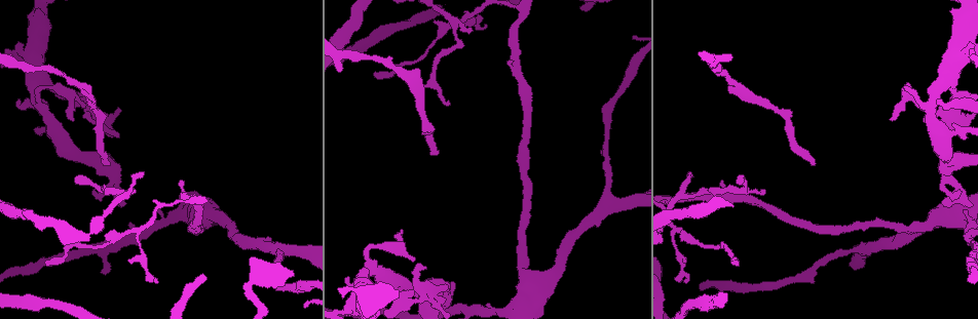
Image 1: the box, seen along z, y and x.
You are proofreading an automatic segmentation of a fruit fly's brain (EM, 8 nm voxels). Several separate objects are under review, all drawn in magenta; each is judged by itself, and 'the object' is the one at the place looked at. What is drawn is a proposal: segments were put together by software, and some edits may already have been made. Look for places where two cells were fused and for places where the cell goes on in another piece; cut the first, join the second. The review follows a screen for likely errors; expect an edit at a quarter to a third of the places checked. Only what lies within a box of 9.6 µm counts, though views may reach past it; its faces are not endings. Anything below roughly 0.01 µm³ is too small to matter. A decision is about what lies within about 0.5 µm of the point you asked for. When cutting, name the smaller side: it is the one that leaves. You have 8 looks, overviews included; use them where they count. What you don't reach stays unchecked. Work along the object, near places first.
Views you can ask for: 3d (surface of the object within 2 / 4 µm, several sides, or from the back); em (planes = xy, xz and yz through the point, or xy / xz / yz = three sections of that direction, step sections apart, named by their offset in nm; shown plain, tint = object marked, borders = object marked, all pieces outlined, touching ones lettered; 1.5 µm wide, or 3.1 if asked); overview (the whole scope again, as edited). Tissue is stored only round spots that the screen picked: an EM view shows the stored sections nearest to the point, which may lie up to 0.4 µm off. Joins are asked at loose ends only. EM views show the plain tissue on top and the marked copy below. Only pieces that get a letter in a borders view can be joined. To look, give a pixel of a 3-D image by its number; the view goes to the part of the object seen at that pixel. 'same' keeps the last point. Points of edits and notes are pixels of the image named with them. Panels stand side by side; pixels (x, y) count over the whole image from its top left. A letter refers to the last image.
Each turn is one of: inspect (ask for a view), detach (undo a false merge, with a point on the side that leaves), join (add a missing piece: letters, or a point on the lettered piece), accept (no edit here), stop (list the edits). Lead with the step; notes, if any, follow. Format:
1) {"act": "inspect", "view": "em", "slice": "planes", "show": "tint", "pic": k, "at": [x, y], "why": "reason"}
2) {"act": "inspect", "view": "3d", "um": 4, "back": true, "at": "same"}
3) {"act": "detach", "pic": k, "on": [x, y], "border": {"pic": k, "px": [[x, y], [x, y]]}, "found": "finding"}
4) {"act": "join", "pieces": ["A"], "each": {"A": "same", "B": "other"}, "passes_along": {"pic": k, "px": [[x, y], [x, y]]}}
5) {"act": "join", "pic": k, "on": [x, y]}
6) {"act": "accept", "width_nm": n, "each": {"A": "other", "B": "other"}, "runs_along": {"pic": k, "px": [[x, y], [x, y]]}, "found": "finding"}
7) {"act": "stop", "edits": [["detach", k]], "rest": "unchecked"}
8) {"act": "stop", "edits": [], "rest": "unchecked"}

{"act": "inspect", "view": "em", "slice": "xz", "step": 8, "show": "tint", "pic": 1, "at": [45, 264], "why": "free end"}

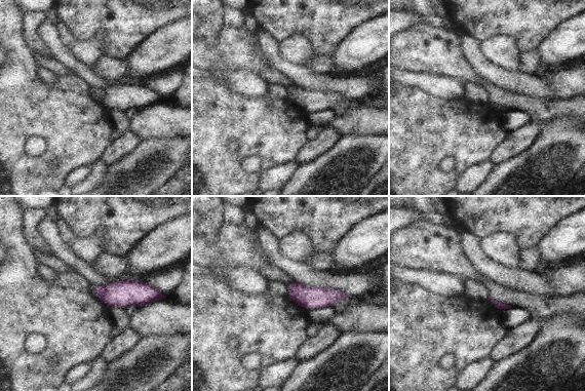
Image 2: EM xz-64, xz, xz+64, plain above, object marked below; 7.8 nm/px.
{"act": "inspect", "view": "em", "slice": "planes", "show": "borders", "at": "same"}

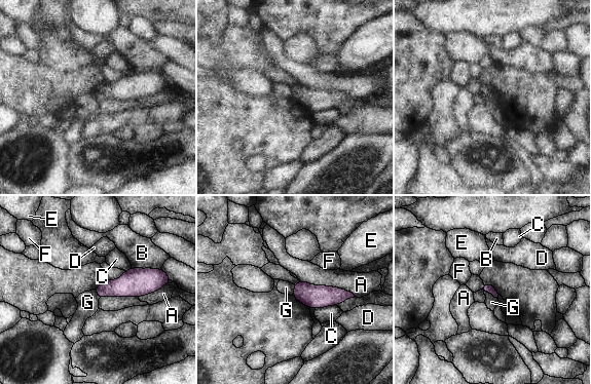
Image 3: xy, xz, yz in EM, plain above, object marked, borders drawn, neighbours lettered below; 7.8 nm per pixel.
{"act": "accept", "each": {"A": "other", "B": "other", "C": "other", "D": "other", "E": "other", "F": "other", "G": "other"}, "border": {"pic": 3, "px": [[484, 292], [488, 292], [496, 298]]}, "found": "none of them fits"}

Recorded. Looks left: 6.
{"act": "inspect", "view": "em", "slice": "yz", "step": 4, "show": "tint", "pic": 1, "at": [448, 105], "why": "free end"}

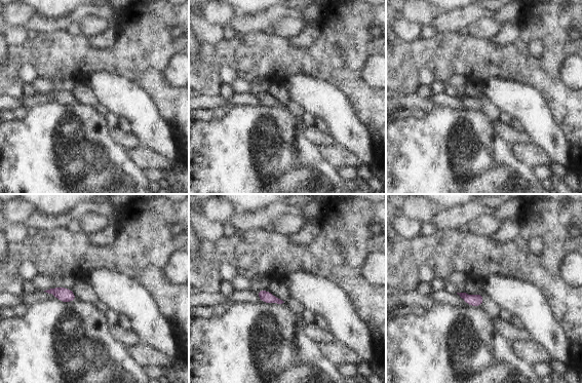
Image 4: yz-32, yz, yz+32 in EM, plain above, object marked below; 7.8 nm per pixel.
{"act": "inspect", "view": "em", "slice": "xy", "step": 8, "show": "borders", "at": "same"}

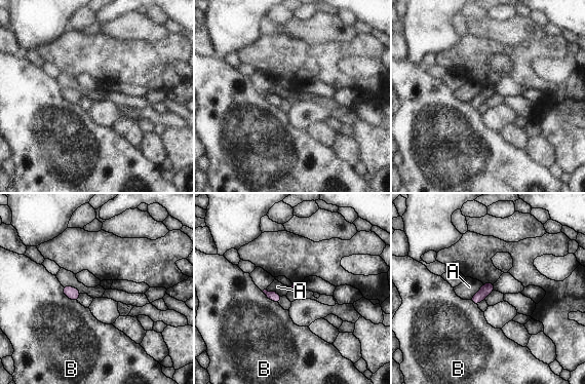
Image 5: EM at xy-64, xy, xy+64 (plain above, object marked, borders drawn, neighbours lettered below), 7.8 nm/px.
{"act": "accept", "each": {"A": "other", "B": "other"}, "found": "no lettered piece goes on from it"}

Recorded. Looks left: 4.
{"act": "inspect", "view": "em", "slice": "planes", "show": "borders", "pic": 1, "at": [513, 62], "why": "free end"}

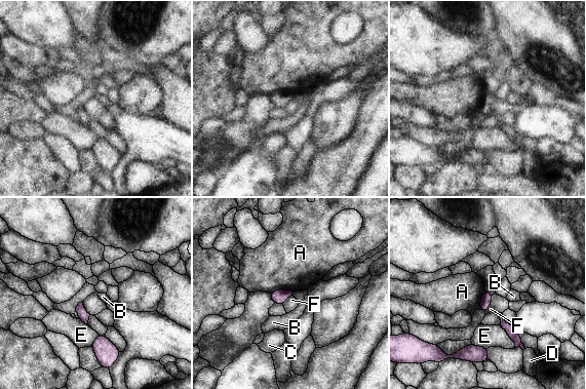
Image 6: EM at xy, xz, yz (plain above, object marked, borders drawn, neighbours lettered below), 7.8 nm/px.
{"act": "accept", "longest_contact_nm": ["E", 220], "each": {"A": "other", "B": "other", "C": "other", "D": "other", "E": "other", "F": "other"}, "border": {"pic": 6, "px": [[494, 295], [491, 306], [485, 313]]}, "found": "none of them fits"}

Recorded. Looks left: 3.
{"act": "stop", "edits": [], "rest": "unchecked"}

